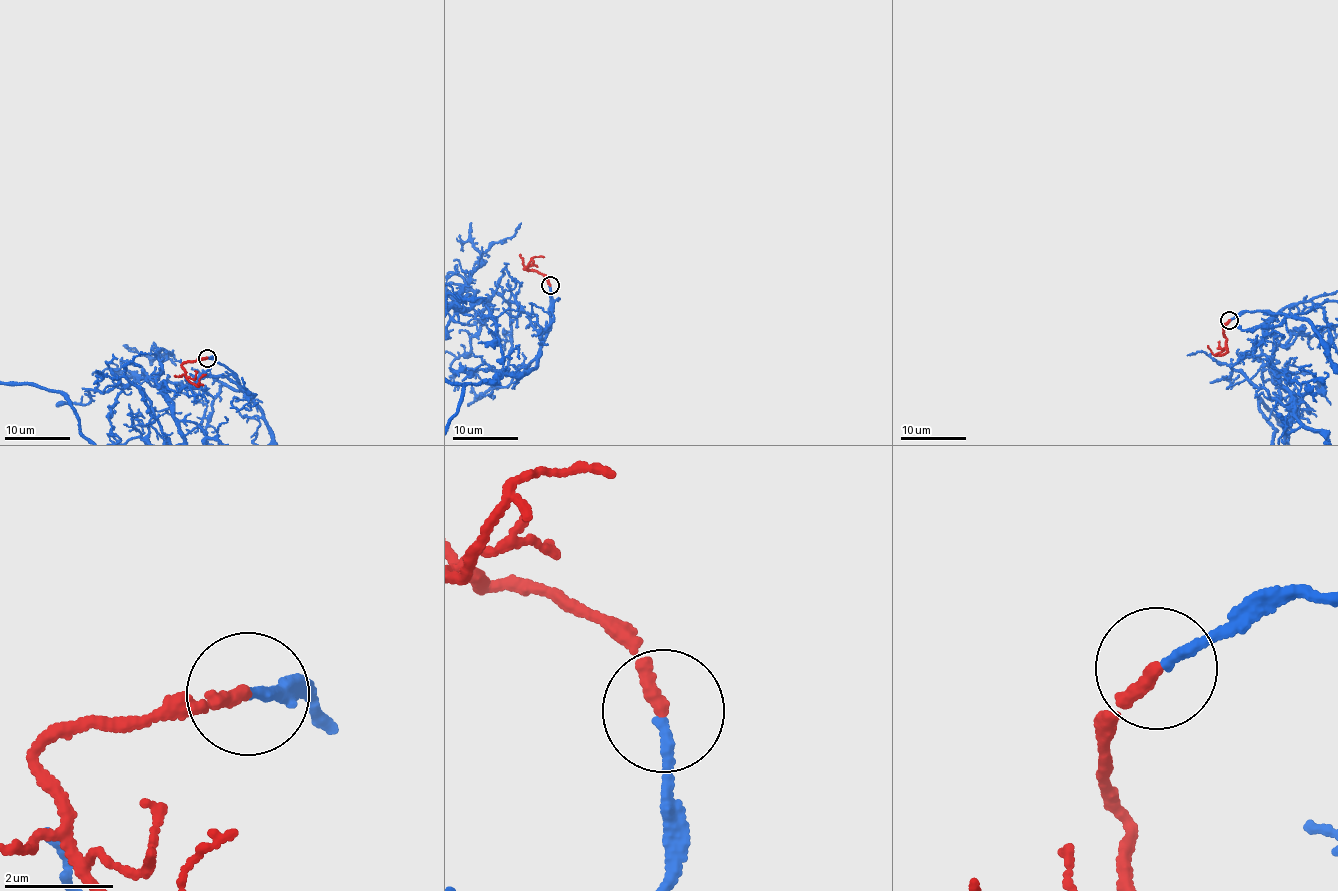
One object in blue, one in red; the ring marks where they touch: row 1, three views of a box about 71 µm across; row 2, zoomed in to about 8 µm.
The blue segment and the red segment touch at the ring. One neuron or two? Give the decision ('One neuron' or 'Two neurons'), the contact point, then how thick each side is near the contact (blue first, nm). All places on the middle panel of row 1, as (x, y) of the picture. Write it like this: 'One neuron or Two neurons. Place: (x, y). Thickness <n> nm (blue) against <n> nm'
One neuron. Place: (550, 285). Thickness 200 nm (blue) against 240 nm

